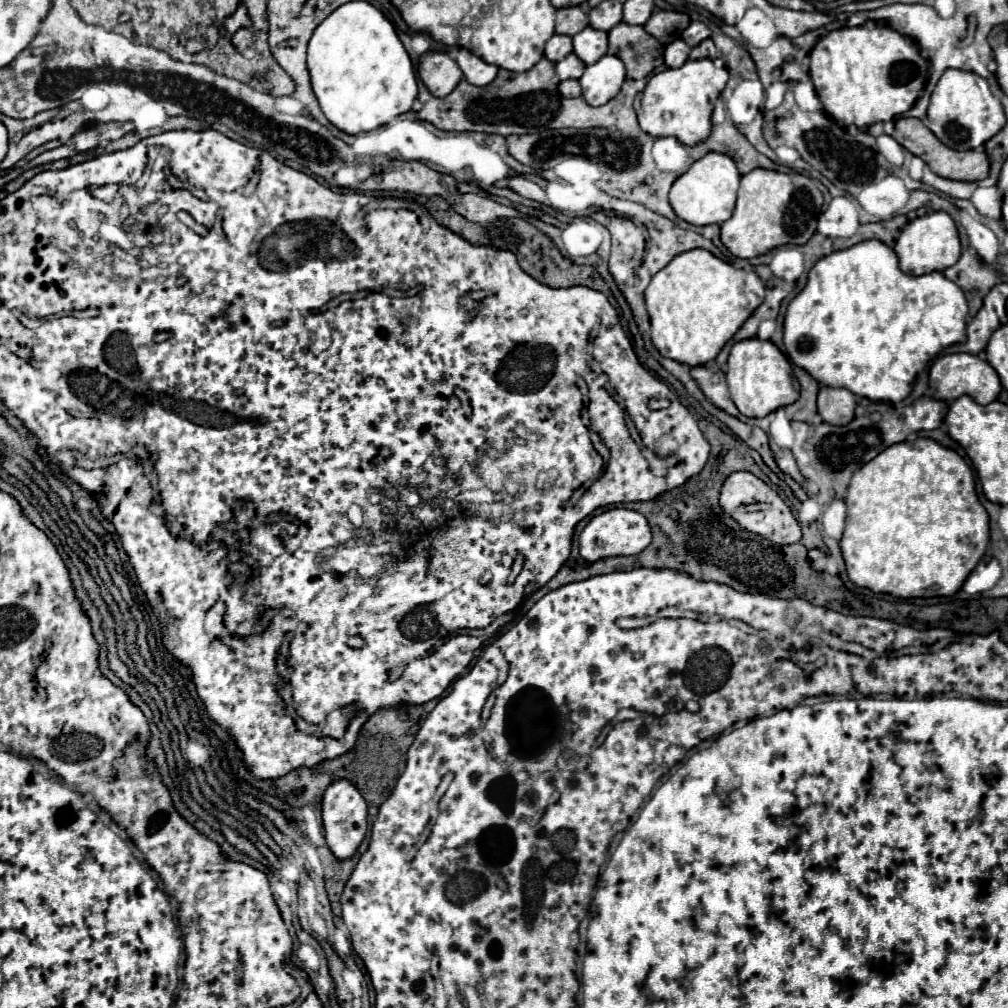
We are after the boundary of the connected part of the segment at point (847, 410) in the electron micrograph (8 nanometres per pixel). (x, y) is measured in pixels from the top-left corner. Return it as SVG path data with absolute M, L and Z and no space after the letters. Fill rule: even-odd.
M820 388L818 414L826 424L846 426L854 418L856 396L846 388Z

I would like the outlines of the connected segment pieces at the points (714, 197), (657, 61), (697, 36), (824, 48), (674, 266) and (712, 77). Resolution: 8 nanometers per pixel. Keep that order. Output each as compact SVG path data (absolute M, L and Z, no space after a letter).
M710 152L704 158L696 160L688 172L684 172L670 188L670 204L678 218L694 224L694 226L706 226L706 224L722 224L726 222L736 206L736 192L740 184L740 172L736 164L724 156Z
M620 22L608 32L608 38L608 54L624 62L626 76L632 80L642 80L664 64L664 46L642 26Z
M692 22L684 32L682 32L682 40L688 44L688 46L698 46L702 40L710 38L710 30L704 22Z
M868 21L858 28L840 28L832 30L824 38L816 42L810 52L810 80L816 88L818 98L824 104L824 110L834 116L844 126L858 126L868 128L876 122L896 120L900 114L908 112L916 102L924 82L926 82L928 62L920 56L920 48L912 38L906 38L892 30L889 26L882 26L875 21Z
M688 250L652 278L644 298L658 352L688 366L704 366L764 302L764 282L756 272L738 270L708 250Z
M720 58L714 61L688 60L676 70L666 68L664 72L650 76L637 111L640 128L654 138L674 136L686 146L704 142L712 130L714 104L727 82L728 70Z

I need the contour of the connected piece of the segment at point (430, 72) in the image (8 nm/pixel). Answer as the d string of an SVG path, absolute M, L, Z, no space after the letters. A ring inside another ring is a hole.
M426 52L420 56L418 74L426 88L438 96L448 96L456 84L462 80L462 70L456 64L454 58L450 58L446 52Z

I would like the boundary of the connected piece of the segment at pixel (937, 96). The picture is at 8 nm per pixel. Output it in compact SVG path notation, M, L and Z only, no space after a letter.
M946 70L932 92L928 118L930 130L942 144L954 150L972 150L1000 132L1004 126L1004 108L984 78L964 70Z

